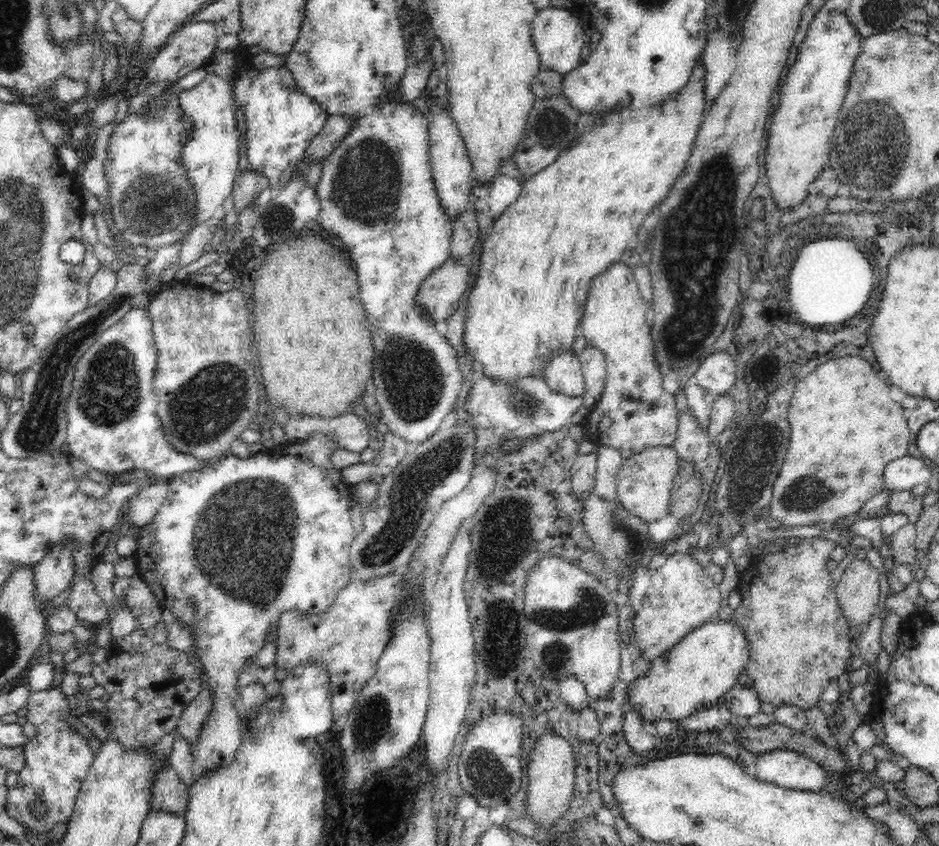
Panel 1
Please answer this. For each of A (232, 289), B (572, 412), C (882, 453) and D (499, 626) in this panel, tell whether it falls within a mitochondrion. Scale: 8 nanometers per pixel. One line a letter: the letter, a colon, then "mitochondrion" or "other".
A: other
B: other
C: other
D: other

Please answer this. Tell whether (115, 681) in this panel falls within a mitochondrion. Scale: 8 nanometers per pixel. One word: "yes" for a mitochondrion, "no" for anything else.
no

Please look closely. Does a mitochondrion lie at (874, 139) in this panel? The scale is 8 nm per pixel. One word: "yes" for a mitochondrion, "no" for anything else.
yes

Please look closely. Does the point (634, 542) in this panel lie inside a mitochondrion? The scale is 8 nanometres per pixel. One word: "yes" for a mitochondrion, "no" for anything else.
yes

